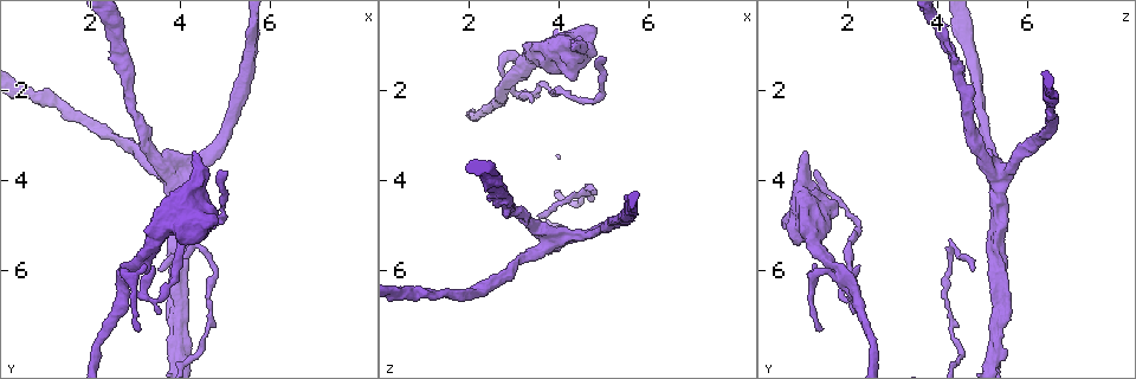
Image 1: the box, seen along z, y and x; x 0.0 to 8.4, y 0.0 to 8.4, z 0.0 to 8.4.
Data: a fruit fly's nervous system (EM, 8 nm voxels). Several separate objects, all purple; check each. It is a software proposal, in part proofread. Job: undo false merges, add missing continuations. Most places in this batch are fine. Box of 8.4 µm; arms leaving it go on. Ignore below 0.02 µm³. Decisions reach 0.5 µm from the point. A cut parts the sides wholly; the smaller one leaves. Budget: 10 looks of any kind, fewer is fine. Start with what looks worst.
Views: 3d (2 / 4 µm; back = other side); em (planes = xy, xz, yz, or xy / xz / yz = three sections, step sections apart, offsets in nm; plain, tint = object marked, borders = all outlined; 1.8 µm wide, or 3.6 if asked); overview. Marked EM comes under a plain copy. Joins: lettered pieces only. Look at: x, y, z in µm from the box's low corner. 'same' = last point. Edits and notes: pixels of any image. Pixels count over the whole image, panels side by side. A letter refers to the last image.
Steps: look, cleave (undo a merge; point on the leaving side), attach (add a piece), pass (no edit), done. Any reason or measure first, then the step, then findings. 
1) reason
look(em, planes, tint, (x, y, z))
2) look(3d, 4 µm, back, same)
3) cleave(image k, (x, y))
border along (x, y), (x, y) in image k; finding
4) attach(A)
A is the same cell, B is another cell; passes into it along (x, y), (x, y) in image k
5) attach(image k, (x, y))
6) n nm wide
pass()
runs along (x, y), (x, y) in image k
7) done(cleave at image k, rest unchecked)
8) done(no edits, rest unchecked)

four arms meet
look(em, planes, tint, (2.90, 6.10, 1.85))

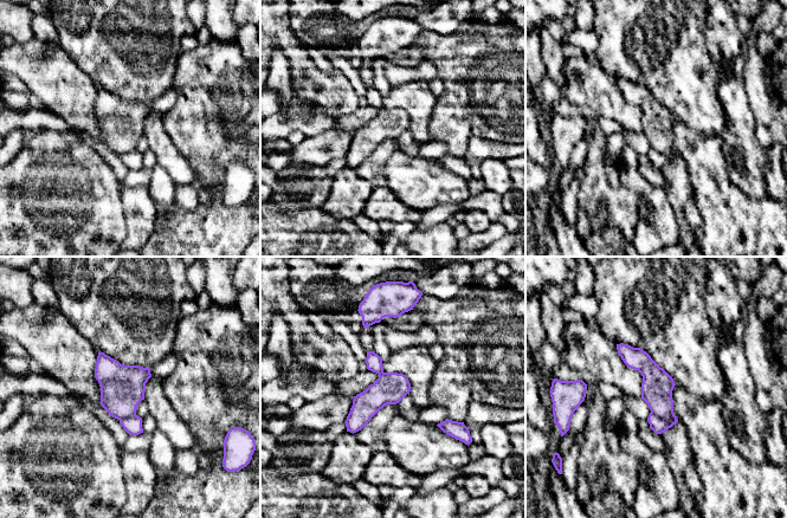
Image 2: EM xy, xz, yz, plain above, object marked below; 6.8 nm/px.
look(em, planes, borders, same)

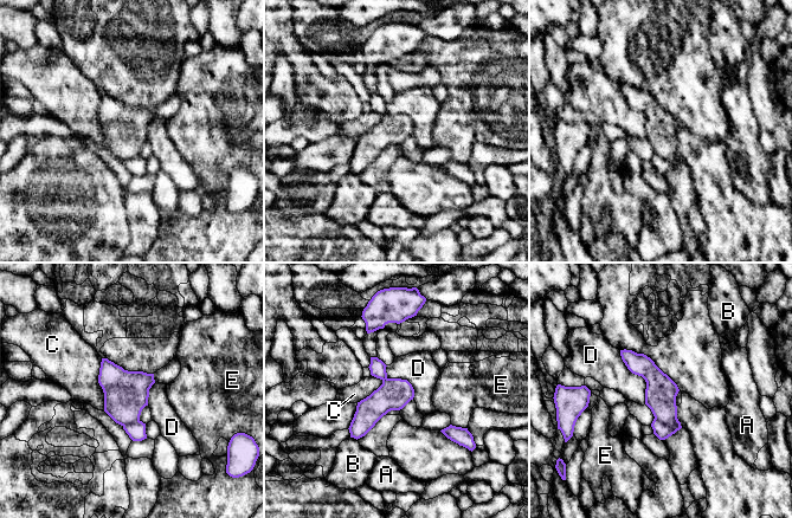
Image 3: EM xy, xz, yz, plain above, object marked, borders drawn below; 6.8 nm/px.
220 nm wide
cleave(image 3, (661, 431))
A, B, C, D and E are other cells; border along (655, 418), (664, 423), (680, 426) in image 3; two cells meet here

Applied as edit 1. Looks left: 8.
look(em, planes, borders, (4.30, 3.40, 1.05))

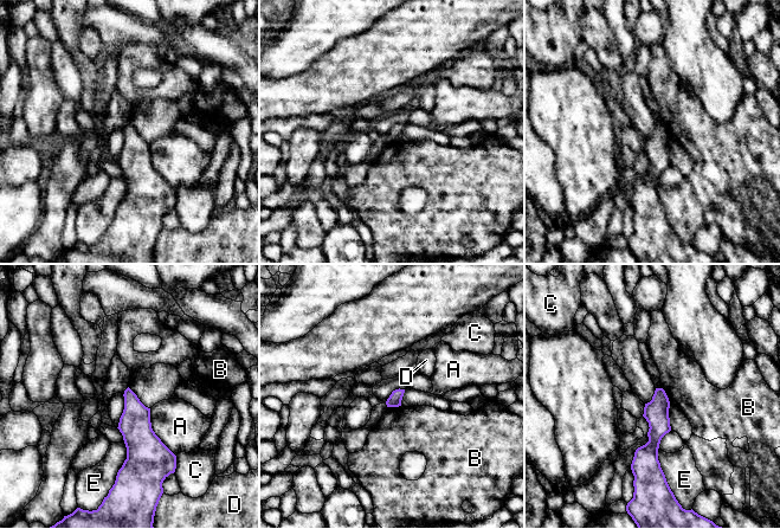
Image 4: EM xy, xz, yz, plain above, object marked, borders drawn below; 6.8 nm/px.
A touches over 380 nm
pass()
A, B, C, D and E are other cells; no lettered piece goes on from it

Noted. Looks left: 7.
four arms meet
look(3d, 4 µm, (3.80, 3.80, 5.30))

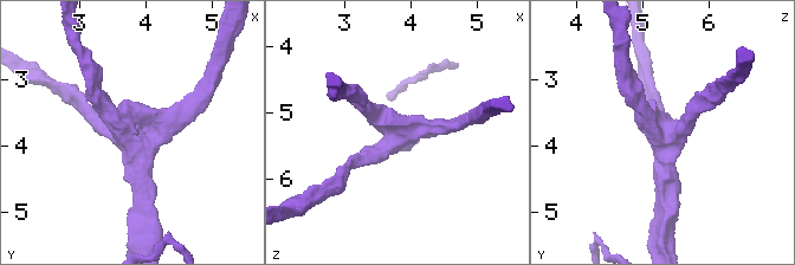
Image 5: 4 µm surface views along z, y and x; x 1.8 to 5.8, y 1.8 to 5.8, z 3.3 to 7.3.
look(em, planes, borders, (3.75, 3.80, 5.30))

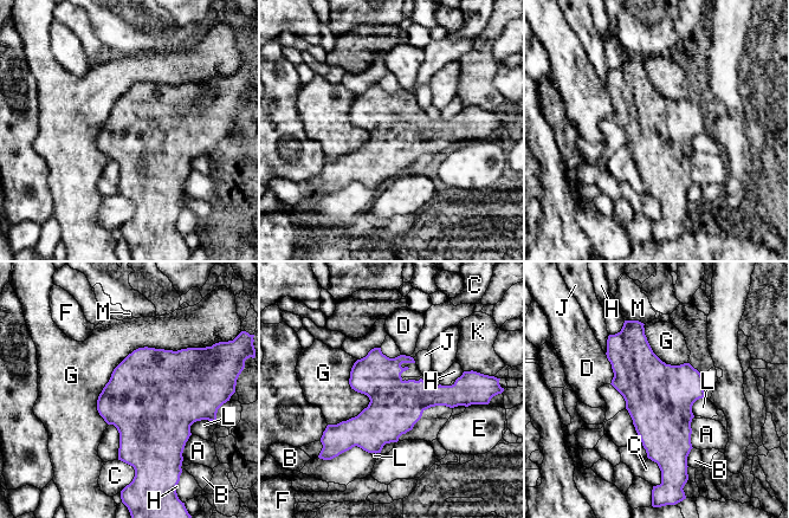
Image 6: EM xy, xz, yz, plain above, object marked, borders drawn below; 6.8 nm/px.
pass()
A, B, C, D, E, F, G, H, J, K, L and M are other cells; border along (194, 347), (134, 349), (98, 414) in image 6; all the same cell

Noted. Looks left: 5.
branch stops here
look(em, 3.6 µm, xz, step 4, borders, (4.35, 5.40, 0.90))

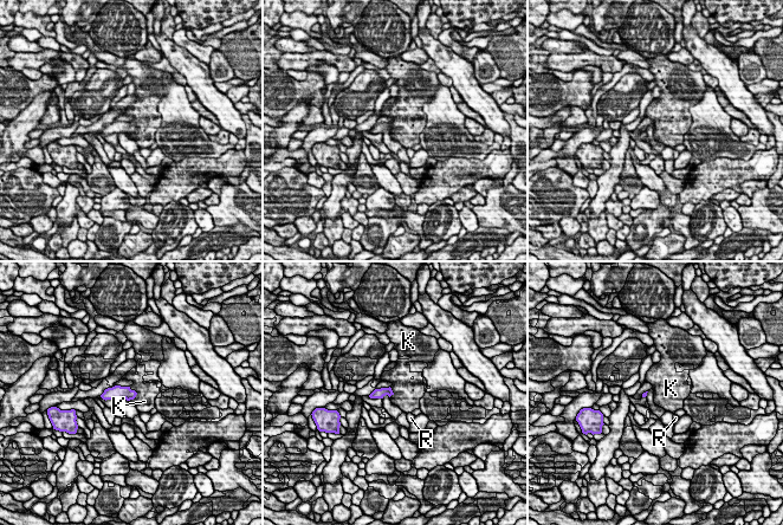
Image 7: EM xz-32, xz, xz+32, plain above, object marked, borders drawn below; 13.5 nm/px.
another direction
look(em, 3.6 µm, planes, borders, same)

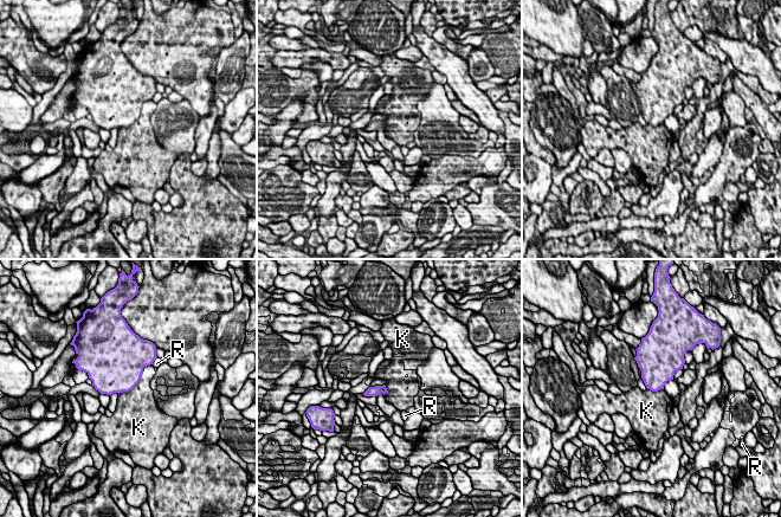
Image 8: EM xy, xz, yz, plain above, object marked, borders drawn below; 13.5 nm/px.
pass()
K and R are other cells; no lettered piece goes on from it

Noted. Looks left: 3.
done(cleave at image 3, rest unchecked)

